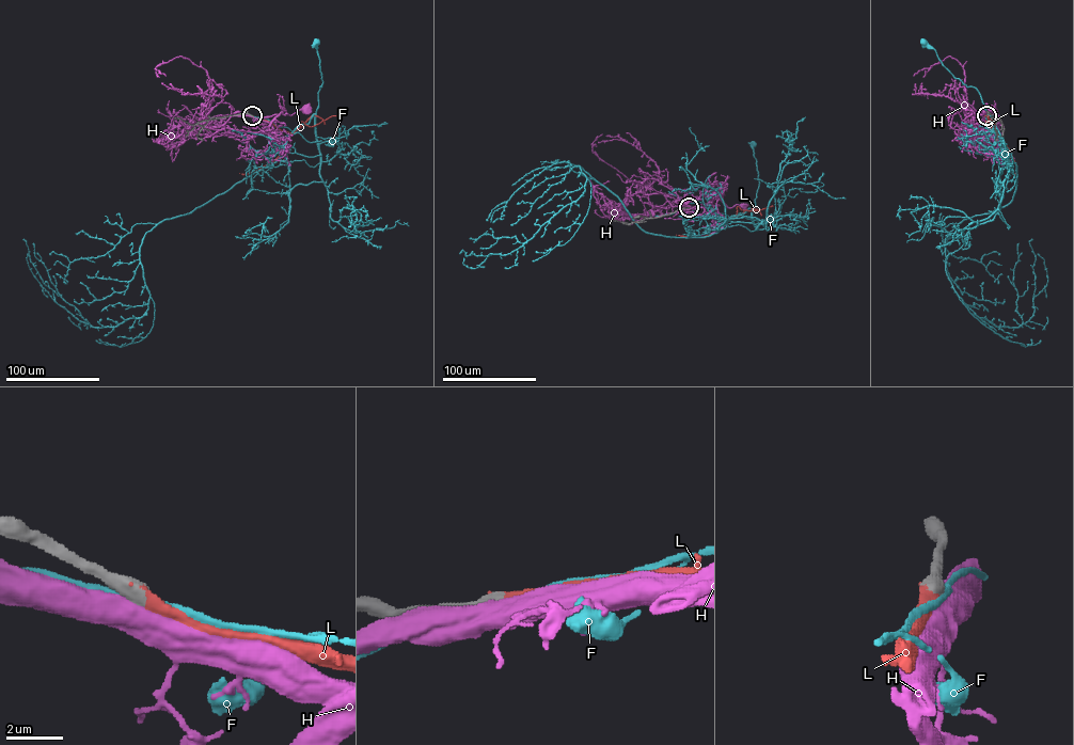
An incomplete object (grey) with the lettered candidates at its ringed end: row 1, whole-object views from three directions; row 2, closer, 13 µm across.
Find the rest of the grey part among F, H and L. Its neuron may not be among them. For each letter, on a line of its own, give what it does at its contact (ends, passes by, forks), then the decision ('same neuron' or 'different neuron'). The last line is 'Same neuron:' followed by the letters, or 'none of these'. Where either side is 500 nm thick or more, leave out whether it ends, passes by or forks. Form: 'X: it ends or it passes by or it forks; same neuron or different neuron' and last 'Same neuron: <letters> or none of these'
F: different neuron
H: different neuron
L: same neuron
Same neuron: L

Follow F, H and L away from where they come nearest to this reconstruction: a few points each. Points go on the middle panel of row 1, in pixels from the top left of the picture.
F: (689, 208), (708, 207), (729, 217), (752, 208), (759, 184), (753, 145)
H: (689, 207), (708, 203), (717, 193), (728, 207), (737, 204), (743, 207)
L: (689, 207), (708, 207), (728, 219), (709, 235), (676, 235)

